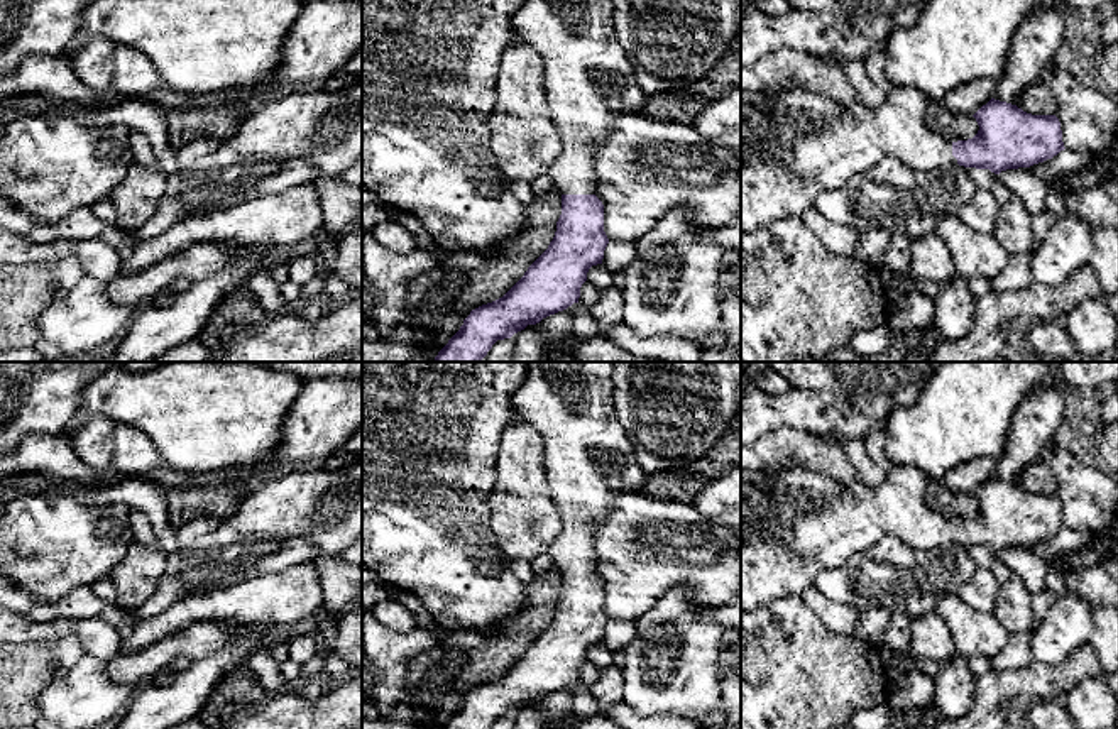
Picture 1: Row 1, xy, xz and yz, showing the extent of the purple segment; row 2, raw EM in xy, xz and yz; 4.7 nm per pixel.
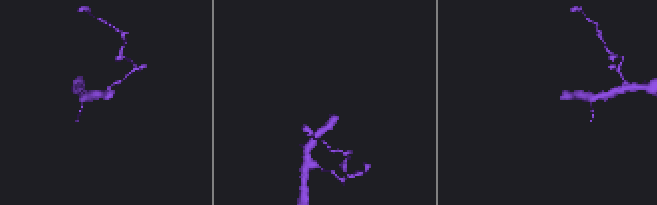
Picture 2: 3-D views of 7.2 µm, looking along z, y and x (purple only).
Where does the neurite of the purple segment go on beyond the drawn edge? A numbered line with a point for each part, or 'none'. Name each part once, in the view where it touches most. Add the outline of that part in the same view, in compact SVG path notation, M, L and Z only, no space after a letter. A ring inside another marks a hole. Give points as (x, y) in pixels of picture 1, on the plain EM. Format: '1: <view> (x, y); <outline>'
1: xz (589, 460); M526 362L526 379L512 392L516 416L531 425L543 440L548 487L562 519L562 529L546 553L560 573L595 573L597 526L624 491L643 489L648 480L616 416L612 374L612 362Z

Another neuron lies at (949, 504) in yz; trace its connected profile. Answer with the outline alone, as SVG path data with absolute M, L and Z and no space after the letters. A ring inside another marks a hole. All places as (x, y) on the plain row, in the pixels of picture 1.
M925 480L923 497L930 509L951 521L973 518L979 509L973 494L956 494L944 480Z

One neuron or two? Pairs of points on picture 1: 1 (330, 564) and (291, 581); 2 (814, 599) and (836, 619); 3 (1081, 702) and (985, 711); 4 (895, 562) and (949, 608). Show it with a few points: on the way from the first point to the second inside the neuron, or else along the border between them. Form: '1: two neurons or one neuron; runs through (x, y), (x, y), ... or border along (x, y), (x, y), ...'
1: two neurons; border along (310, 562), (317, 572), (323, 602)
2: one neuron; runs through (819, 604), (831, 614)
3: two neurons; border along (1096, 677), (1079, 680), (1063, 701)
4: two neurons; border along (956, 592), (944, 594), (932, 609)

